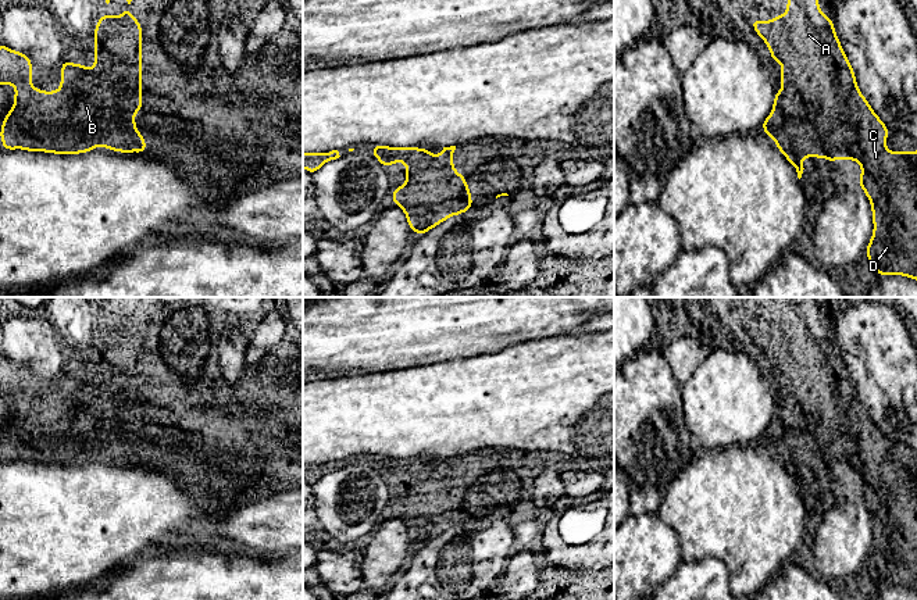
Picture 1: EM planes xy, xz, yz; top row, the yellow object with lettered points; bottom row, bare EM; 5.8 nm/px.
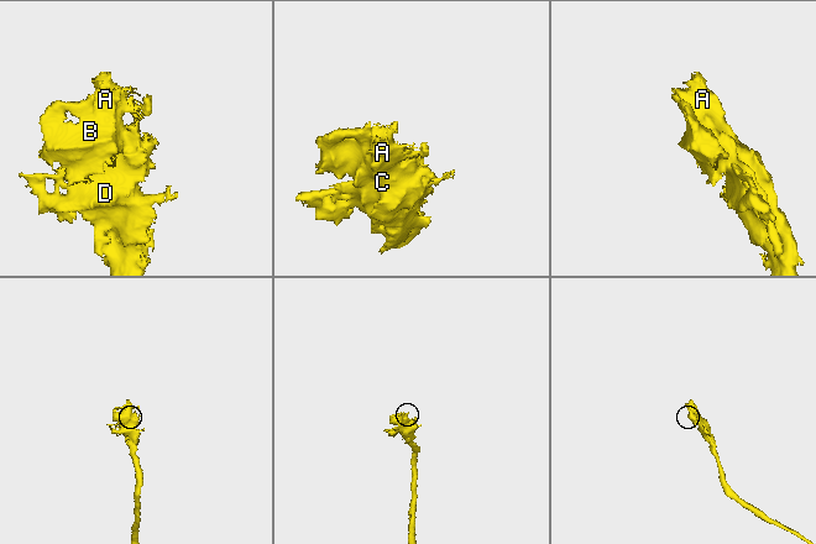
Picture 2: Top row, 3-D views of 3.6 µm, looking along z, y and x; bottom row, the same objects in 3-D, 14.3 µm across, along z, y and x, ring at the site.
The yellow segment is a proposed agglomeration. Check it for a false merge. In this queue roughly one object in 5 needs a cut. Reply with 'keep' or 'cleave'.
keep

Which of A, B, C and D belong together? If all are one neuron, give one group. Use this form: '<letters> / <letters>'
A B C D

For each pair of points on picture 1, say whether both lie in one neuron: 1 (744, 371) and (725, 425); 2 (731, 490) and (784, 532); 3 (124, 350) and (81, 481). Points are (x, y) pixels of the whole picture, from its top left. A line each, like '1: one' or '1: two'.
1: one
2: one
3: two

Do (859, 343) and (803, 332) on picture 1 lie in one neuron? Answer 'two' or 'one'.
two

